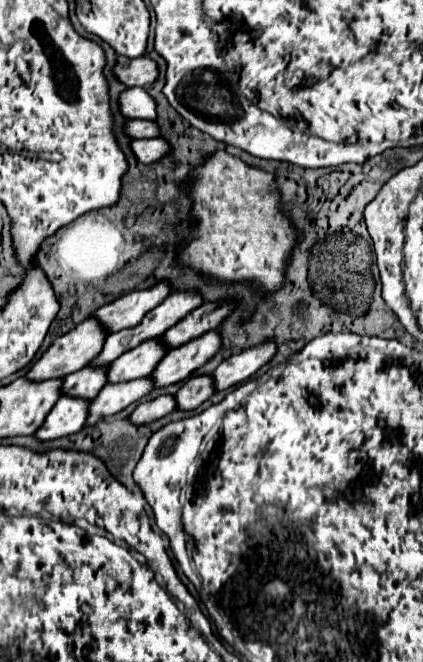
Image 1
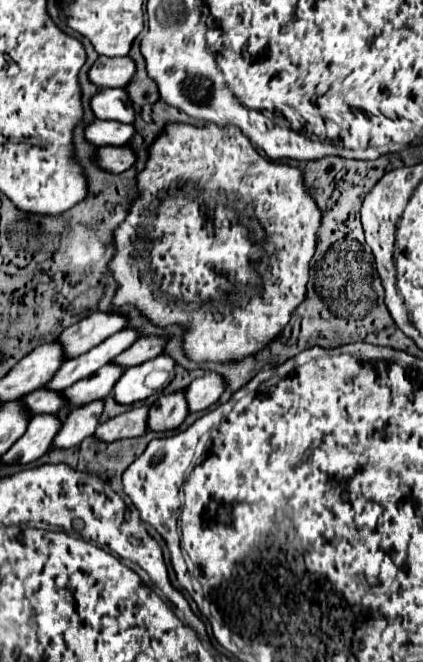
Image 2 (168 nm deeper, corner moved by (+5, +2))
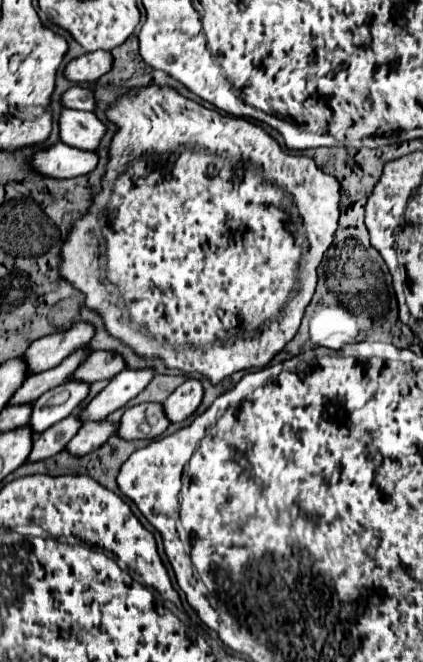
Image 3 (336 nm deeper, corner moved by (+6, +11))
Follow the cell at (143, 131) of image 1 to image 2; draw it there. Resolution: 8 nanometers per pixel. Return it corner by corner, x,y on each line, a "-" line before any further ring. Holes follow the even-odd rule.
95,120
87,130
85,138
95,146
123,146
135,136
133,124
123,124
115,120

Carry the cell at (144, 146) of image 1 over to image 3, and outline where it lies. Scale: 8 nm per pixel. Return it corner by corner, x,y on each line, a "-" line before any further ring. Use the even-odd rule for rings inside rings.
54,143
48,149
42,149
30,157
30,167
52,179
70,179
92,171
98,163
98,155
92,151
72,149
64,143

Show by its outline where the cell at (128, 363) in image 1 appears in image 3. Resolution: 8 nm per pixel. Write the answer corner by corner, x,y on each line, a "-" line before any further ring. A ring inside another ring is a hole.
66,381
64,385
44,393
32,405
32,415
30,415
30,421
28,421
32,425
32,433
40,435
50,425
72,415
76,411
78,403
88,395
88,387
90,385
86,385
86,383

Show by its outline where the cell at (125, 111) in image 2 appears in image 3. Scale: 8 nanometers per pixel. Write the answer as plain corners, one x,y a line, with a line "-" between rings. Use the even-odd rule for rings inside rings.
70,87
62,99
60,99
62,107
68,107
68,109
80,109
80,111
94,111
94,95
90,89
84,89
84,87

